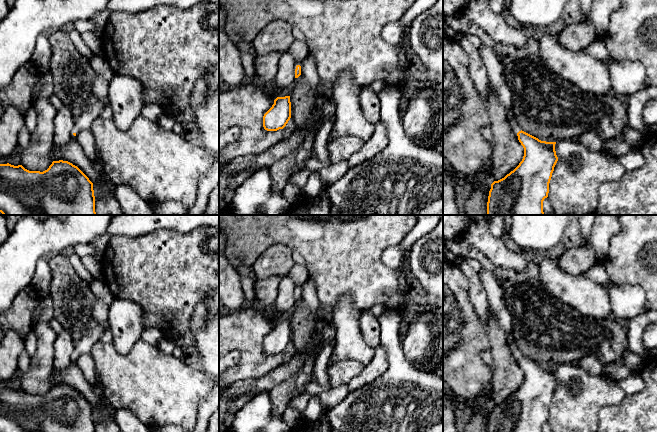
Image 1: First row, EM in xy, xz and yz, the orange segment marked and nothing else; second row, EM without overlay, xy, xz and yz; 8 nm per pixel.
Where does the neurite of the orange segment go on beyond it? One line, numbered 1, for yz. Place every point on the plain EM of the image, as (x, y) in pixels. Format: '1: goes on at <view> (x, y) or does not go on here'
1: goes on at yz (514, 348)

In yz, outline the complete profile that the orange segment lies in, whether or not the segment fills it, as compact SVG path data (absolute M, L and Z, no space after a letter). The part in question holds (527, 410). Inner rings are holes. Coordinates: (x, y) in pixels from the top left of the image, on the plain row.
M516 341L508 342L508 346L524 372L524 380L513 395L491 408L487 432L543 432L558 385L556 366L541 365L522 355Z

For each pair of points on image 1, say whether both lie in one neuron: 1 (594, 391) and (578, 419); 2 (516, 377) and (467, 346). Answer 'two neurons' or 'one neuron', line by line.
1: one neuron
2: two neurons

